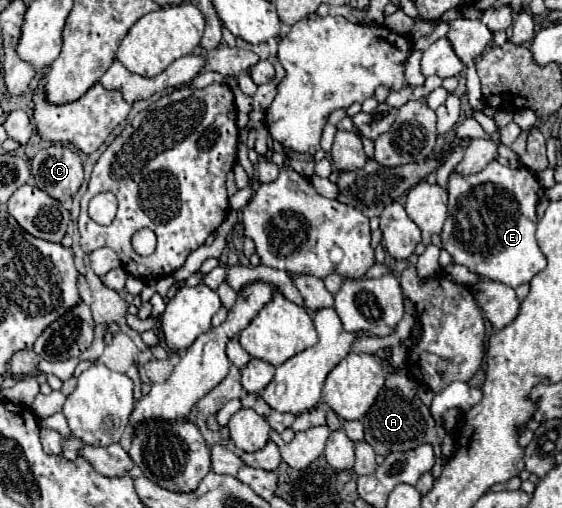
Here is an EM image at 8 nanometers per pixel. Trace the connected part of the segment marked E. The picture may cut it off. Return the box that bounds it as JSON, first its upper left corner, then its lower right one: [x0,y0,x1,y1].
[441,160,545,288]

